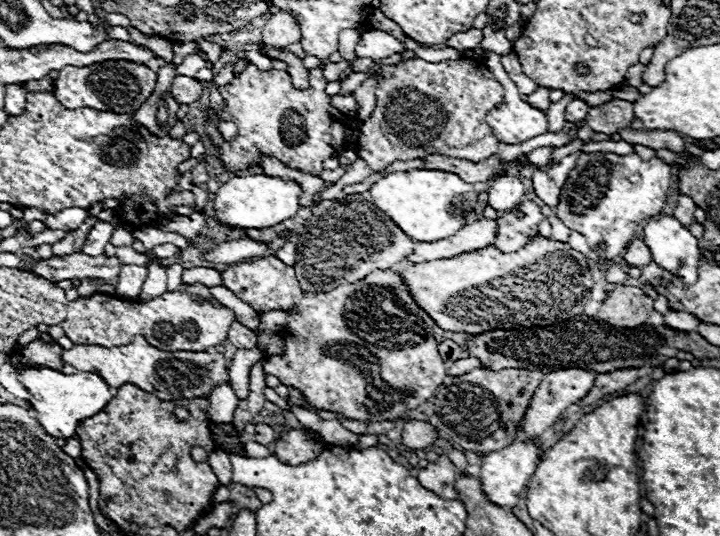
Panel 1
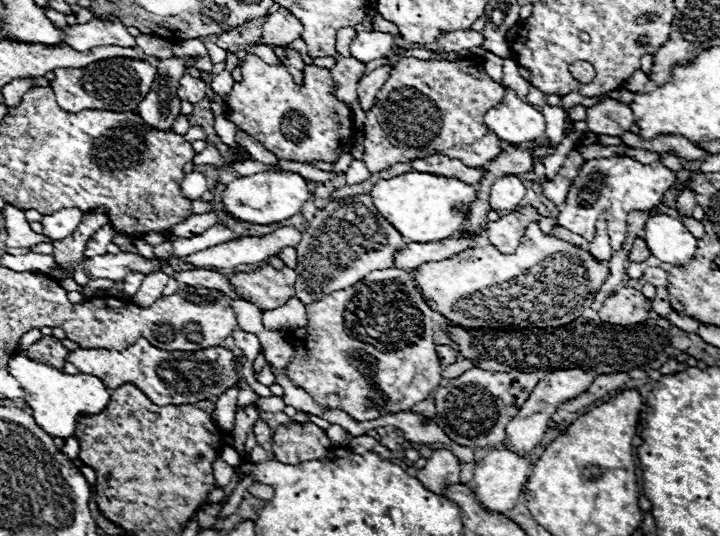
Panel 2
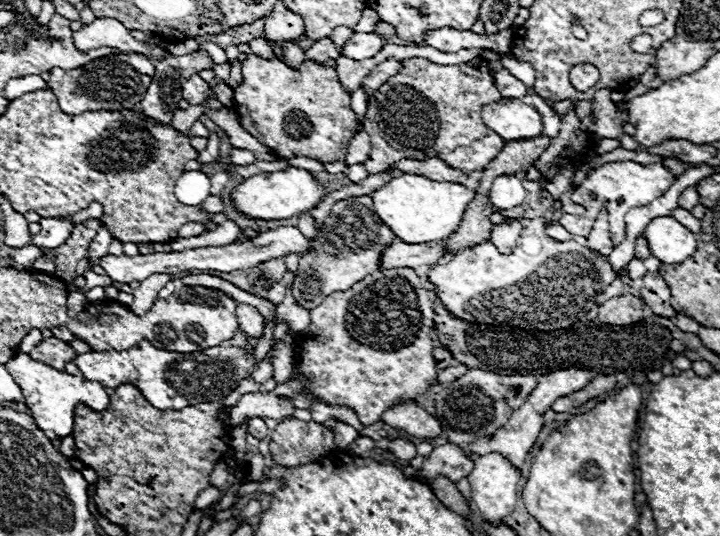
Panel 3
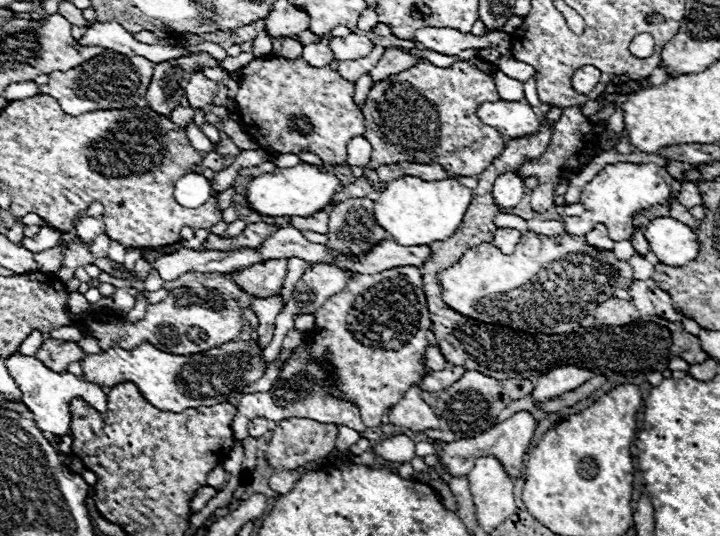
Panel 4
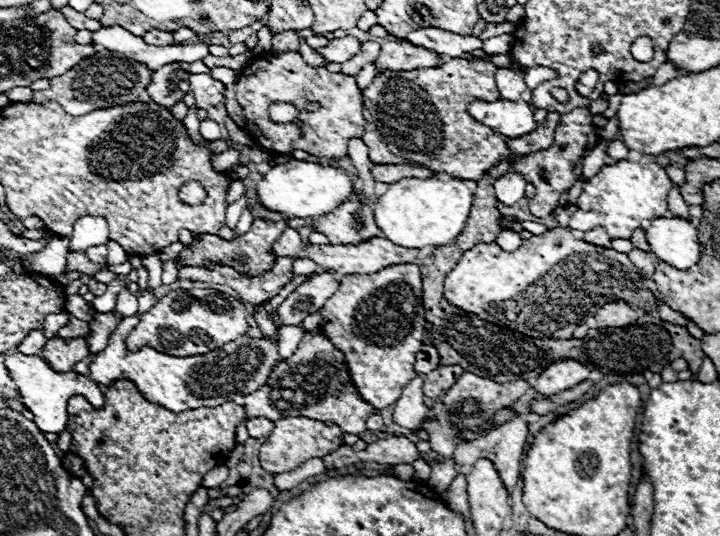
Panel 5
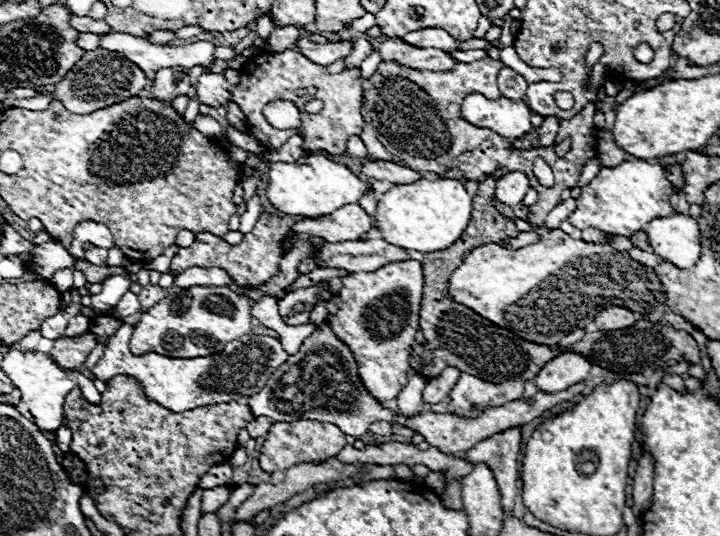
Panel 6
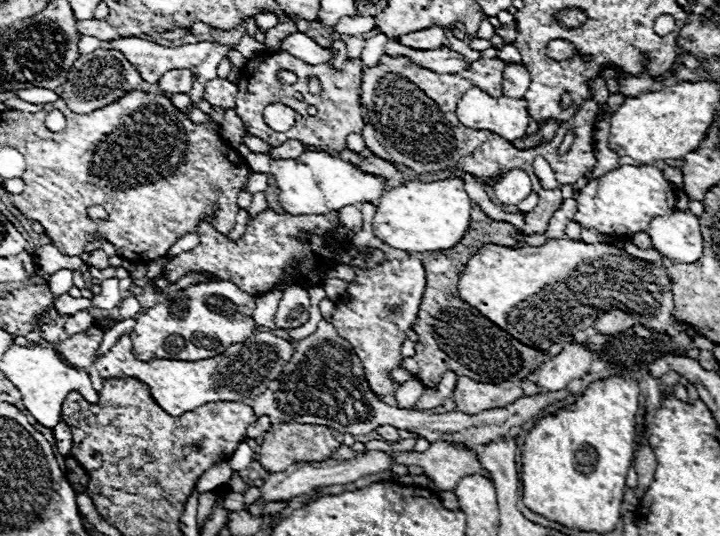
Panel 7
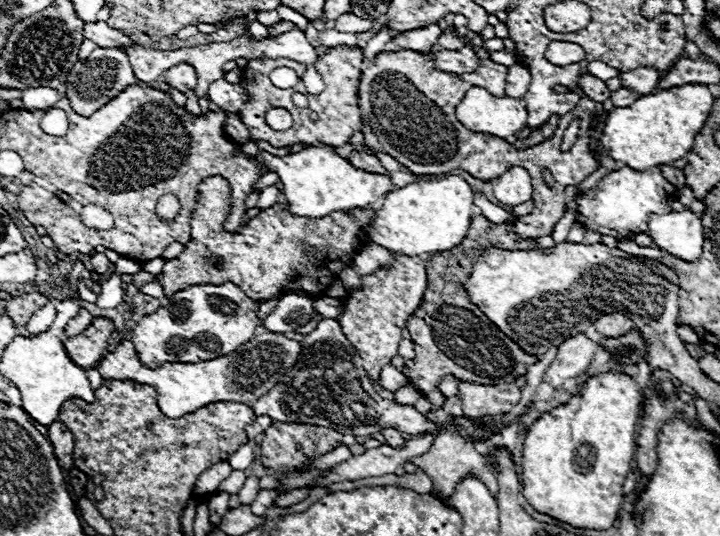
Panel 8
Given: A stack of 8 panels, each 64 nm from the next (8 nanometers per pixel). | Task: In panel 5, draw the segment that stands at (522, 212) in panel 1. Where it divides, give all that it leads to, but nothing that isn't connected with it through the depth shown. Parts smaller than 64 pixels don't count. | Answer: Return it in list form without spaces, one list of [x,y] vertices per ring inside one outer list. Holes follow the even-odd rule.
[[[502,230],[502,232],[496,236],[496,244],[498,244],[504,252],[514,252],[514,250],[522,244],[522,238],[520,238],[518,232]]]

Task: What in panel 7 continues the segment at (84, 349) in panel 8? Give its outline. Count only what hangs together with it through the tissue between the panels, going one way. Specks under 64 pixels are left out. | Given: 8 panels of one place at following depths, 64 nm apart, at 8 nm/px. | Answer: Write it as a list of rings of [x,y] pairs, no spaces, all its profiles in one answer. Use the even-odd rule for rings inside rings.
[[[92,326],[82,334],[76,334],[76,336],[66,338],[64,342],[58,342],[56,350],[58,350],[58,354],[62,354],[60,358],[66,364],[72,364],[74,368],[88,368],[94,364],[94,354],[102,342],[102,336],[104,336],[104,332],[96,326]]]

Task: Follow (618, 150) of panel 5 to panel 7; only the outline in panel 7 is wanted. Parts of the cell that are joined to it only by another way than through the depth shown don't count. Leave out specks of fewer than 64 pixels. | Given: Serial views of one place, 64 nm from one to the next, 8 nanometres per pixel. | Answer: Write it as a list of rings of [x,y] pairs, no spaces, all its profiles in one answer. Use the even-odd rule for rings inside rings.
[[[598,124],[596,132],[594,132],[594,154],[596,154],[596,166],[594,166],[594,176],[598,178],[602,176],[602,172],[608,172],[612,168],[620,166],[620,156],[608,148],[608,124]]]

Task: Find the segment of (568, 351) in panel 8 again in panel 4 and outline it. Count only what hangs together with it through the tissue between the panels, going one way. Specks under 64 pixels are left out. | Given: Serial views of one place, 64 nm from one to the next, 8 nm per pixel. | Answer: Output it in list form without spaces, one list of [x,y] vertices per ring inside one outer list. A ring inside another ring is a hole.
[[[562,366],[562,368],[552,368],[548,374],[540,376],[536,382],[536,388],[532,392],[534,404],[540,404],[542,400],[554,400],[556,396],[576,390],[584,382],[588,382],[594,374],[590,370],[582,370],[576,366]]]

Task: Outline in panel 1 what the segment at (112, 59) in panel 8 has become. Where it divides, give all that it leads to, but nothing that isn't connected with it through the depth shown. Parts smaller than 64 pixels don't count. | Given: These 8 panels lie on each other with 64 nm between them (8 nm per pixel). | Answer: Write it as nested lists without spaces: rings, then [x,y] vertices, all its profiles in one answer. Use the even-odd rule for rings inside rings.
[[[106,60],[102,64],[90,64],[86,68],[62,68],[60,76],[54,80],[54,96],[66,108],[94,108],[116,114],[134,114],[154,92],[156,72],[148,66],[126,62],[126,60]]]

